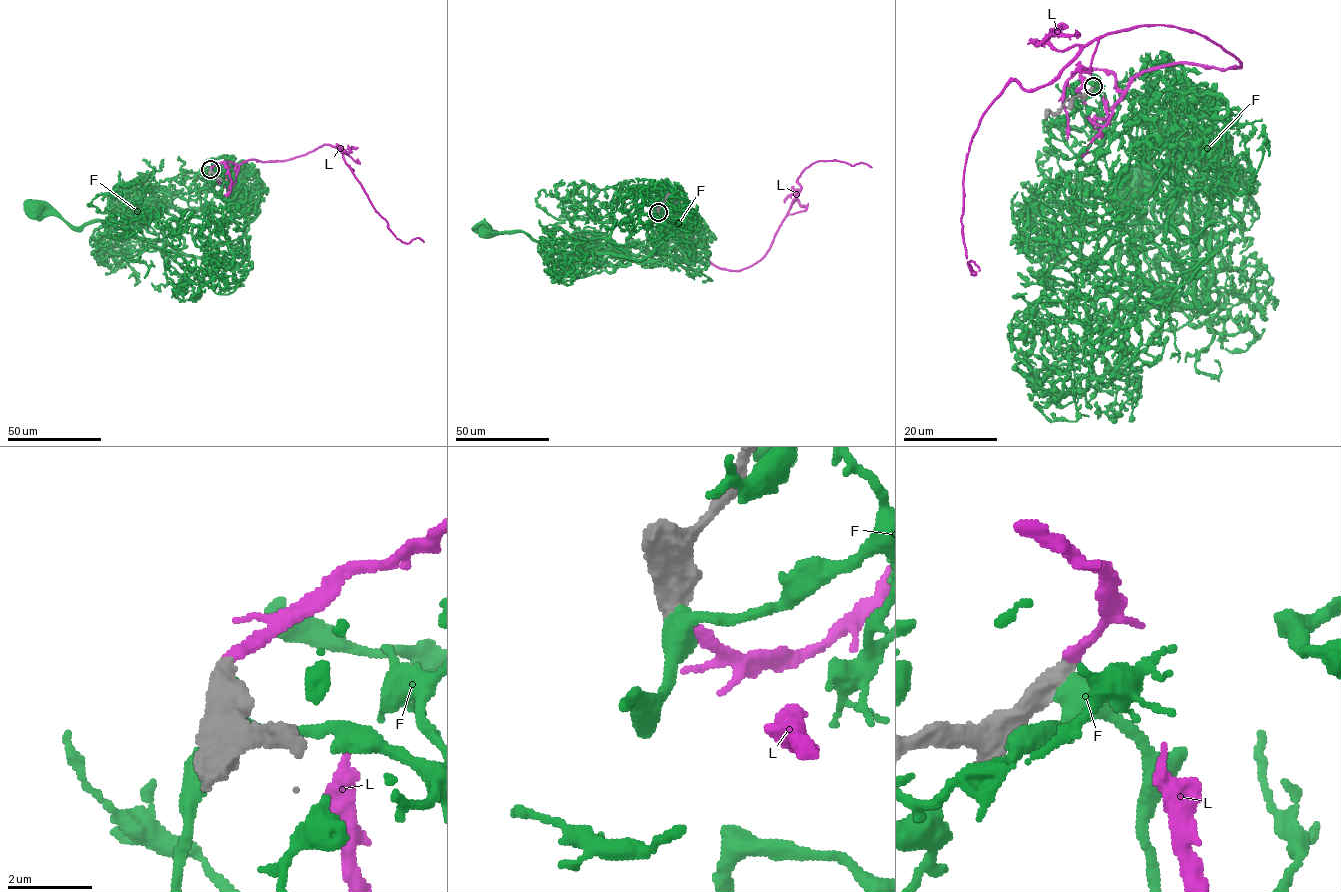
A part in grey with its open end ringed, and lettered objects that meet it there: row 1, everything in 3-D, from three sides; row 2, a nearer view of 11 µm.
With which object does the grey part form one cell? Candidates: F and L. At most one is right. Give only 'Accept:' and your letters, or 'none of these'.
Accept: L

